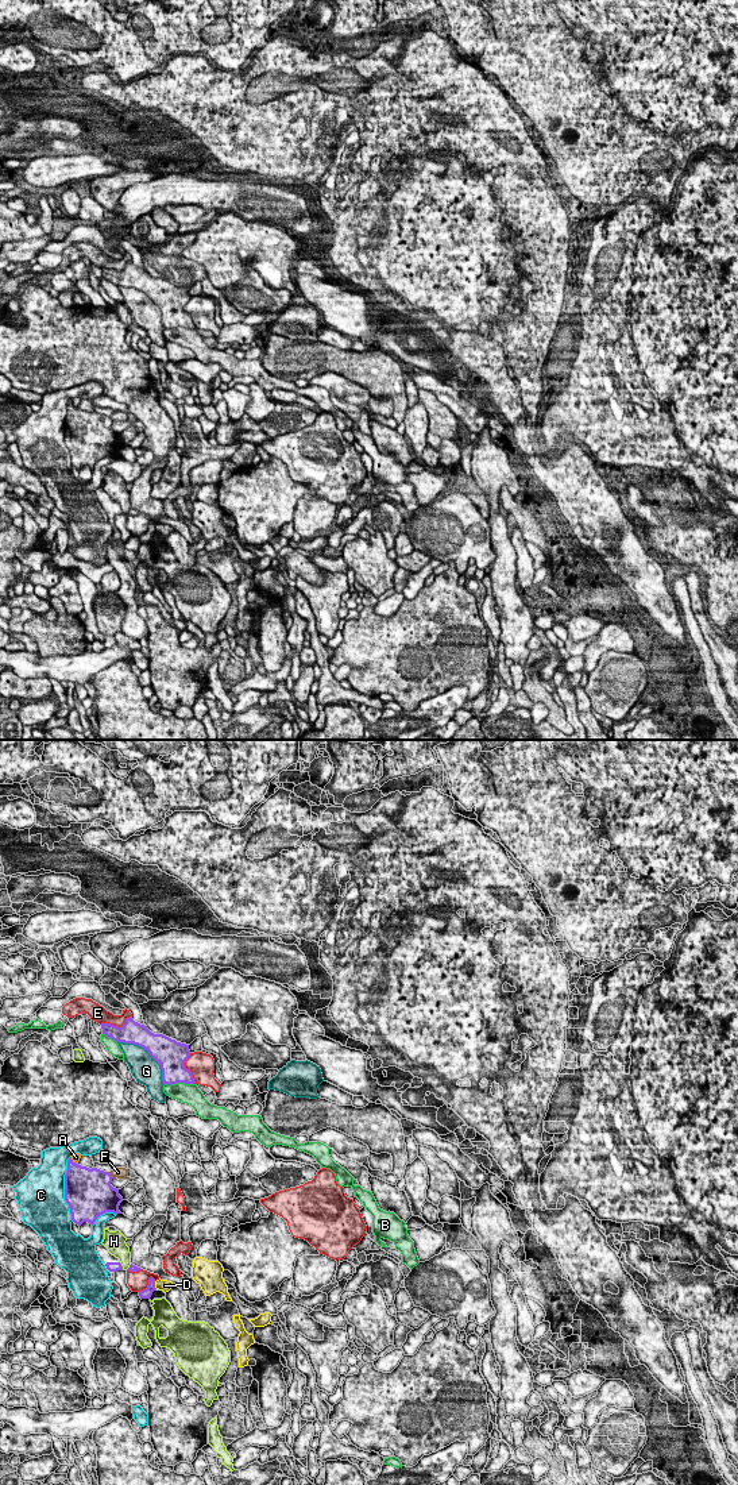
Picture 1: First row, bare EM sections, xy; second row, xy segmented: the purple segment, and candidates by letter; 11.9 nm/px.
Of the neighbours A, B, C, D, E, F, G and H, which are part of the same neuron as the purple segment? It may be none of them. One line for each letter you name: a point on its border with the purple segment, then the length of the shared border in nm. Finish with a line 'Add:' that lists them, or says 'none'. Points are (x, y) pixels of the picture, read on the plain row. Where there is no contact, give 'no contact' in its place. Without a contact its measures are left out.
Add: none

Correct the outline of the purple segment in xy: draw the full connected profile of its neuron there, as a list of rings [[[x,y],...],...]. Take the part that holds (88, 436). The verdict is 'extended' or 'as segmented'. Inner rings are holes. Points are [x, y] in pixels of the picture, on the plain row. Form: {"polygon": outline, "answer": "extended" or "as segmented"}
{"polygon": [[[67,404],[65,418],[65,444],[69,448],[72,464],[81,470],[84,466],[94,468],[105,458],[121,458],[119,450],[123,441],[111,429],[112,418],[97,412],[86,412]]], "answer": "as segmented"}

